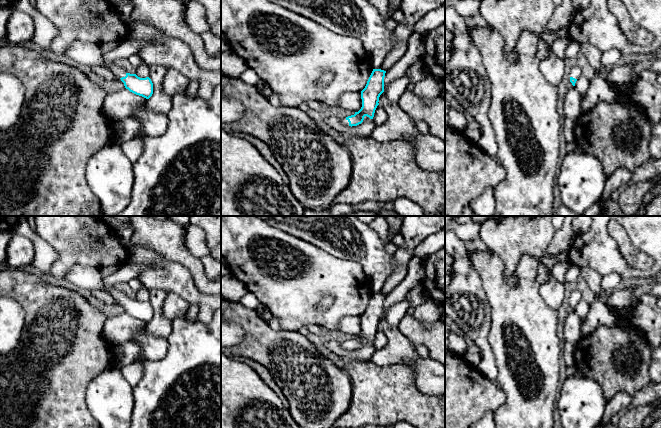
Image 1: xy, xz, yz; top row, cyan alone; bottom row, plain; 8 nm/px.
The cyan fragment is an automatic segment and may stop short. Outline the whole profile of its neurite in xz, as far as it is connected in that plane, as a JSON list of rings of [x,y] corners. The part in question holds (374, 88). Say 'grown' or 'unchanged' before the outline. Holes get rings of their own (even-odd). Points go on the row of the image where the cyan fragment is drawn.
grown; [[[373,69],[365,88],[361,91],[361,109],[354,115],[341,119],[344,126],[357,126],[363,122],[365,116],[373,119],[379,105],[379,97],[384,92],[385,73],[384,70]]]

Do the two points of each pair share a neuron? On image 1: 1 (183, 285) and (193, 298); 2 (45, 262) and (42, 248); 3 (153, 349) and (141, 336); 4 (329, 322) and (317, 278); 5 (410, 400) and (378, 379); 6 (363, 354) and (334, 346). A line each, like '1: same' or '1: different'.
1: same
2: same
3: same
4: same
5: same
6: same

